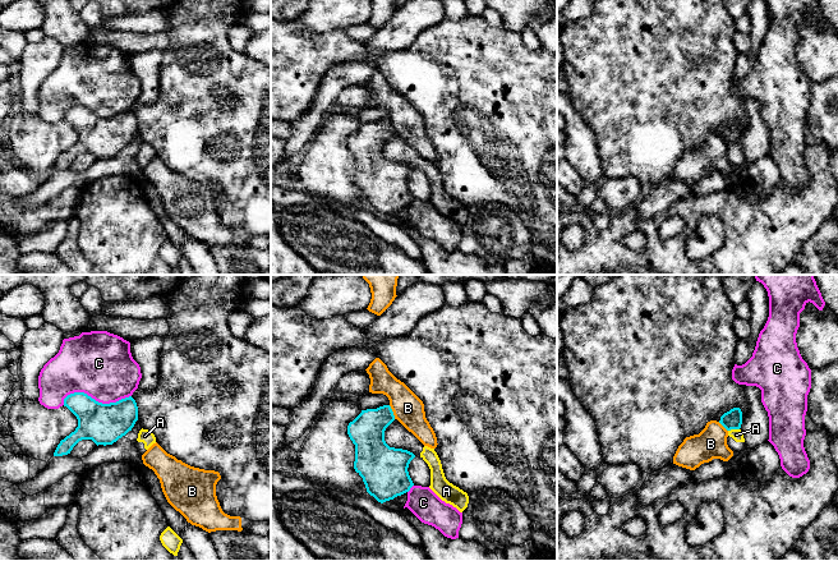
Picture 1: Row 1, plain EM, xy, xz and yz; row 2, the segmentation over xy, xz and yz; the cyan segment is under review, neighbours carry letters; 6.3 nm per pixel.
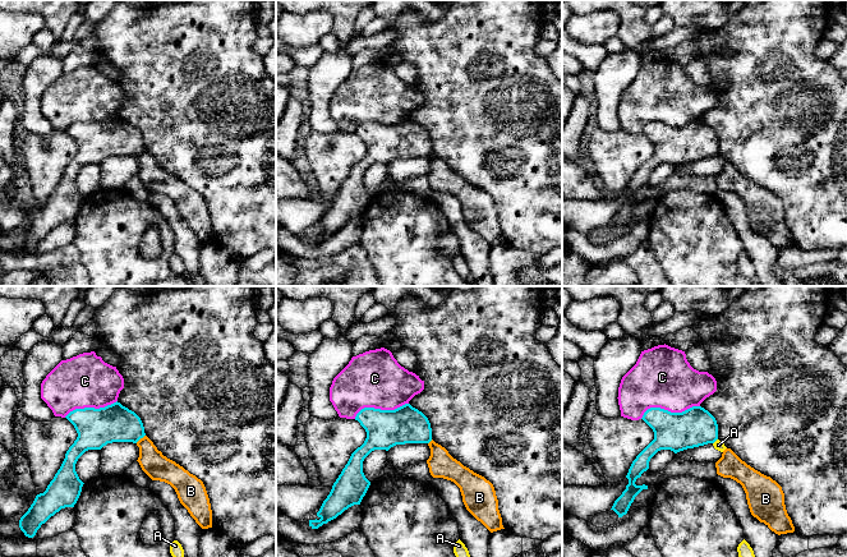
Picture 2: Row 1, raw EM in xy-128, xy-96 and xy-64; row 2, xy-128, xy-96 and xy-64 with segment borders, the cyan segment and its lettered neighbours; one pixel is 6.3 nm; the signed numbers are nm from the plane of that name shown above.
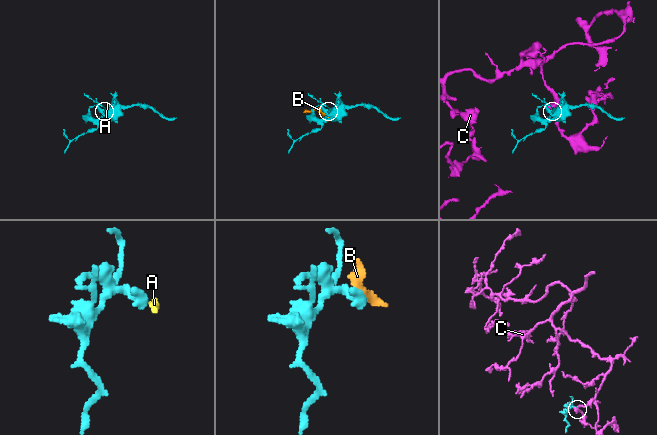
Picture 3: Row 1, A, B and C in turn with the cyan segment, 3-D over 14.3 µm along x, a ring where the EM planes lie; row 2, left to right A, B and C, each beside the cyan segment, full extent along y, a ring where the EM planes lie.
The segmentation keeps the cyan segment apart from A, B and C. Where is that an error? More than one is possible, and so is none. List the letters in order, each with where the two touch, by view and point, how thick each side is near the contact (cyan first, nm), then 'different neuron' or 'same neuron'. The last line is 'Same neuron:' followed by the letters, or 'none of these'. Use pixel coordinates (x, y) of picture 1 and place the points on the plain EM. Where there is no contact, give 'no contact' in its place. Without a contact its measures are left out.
A: meets cyan in yz at (733, 142); 120 nm thick on the cyan side, 70 nm on the other; different neuron
B: meets cyan in xz at (392, 125); 220 nm thick on the cyan side, 190 nm on the other; different neuron
C: meets cyan in xy at (95, 114); 260 nm thick on the cyan side, 420 nm on the other; different neuron
Same neuron: none of these

